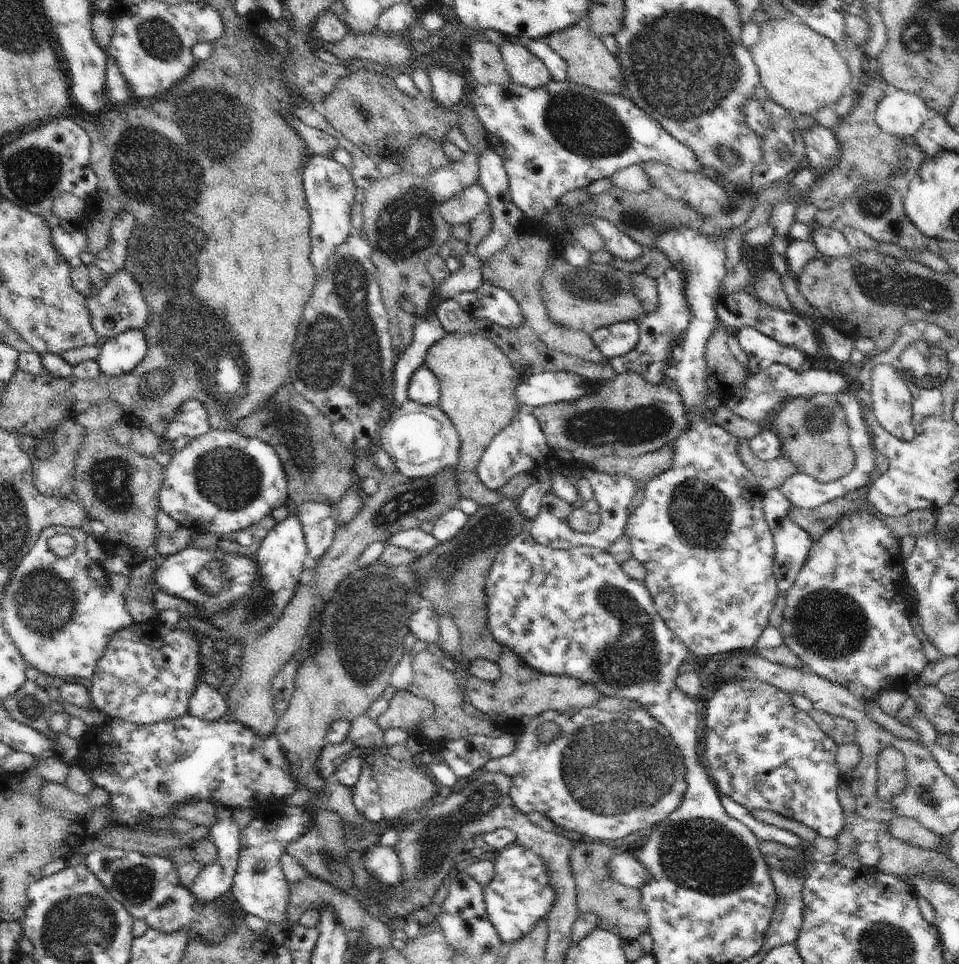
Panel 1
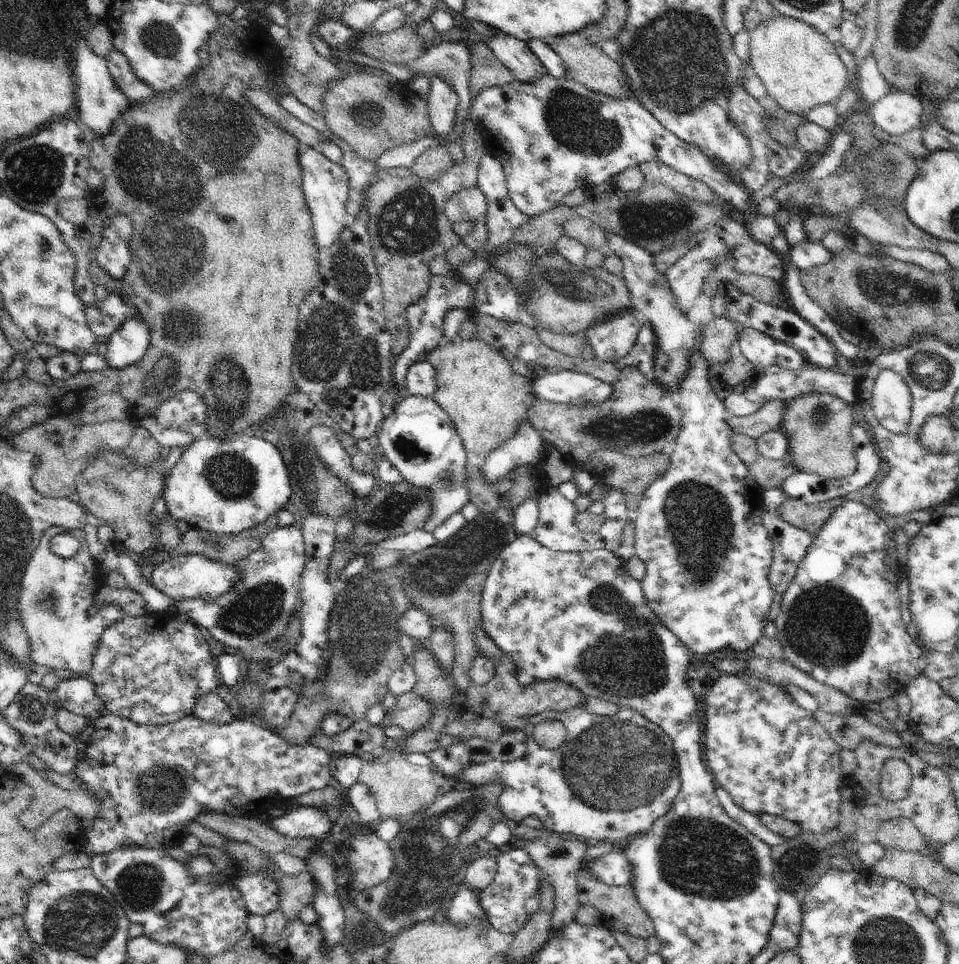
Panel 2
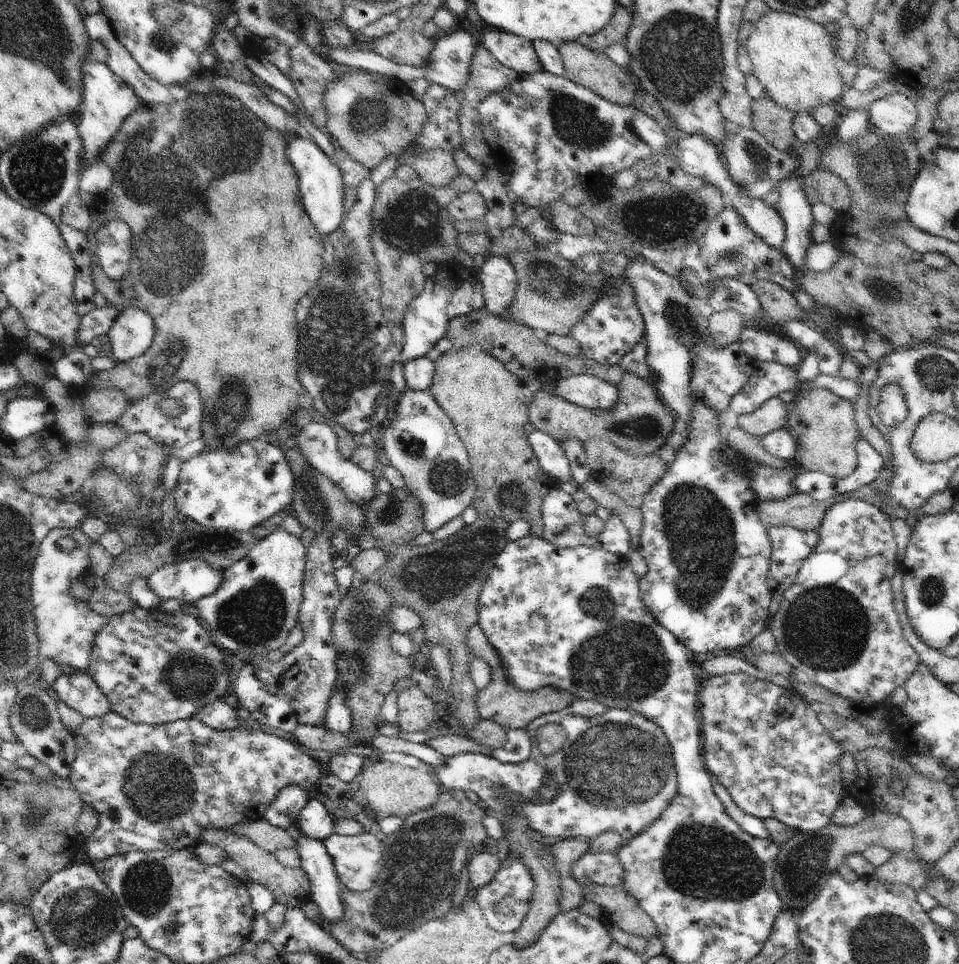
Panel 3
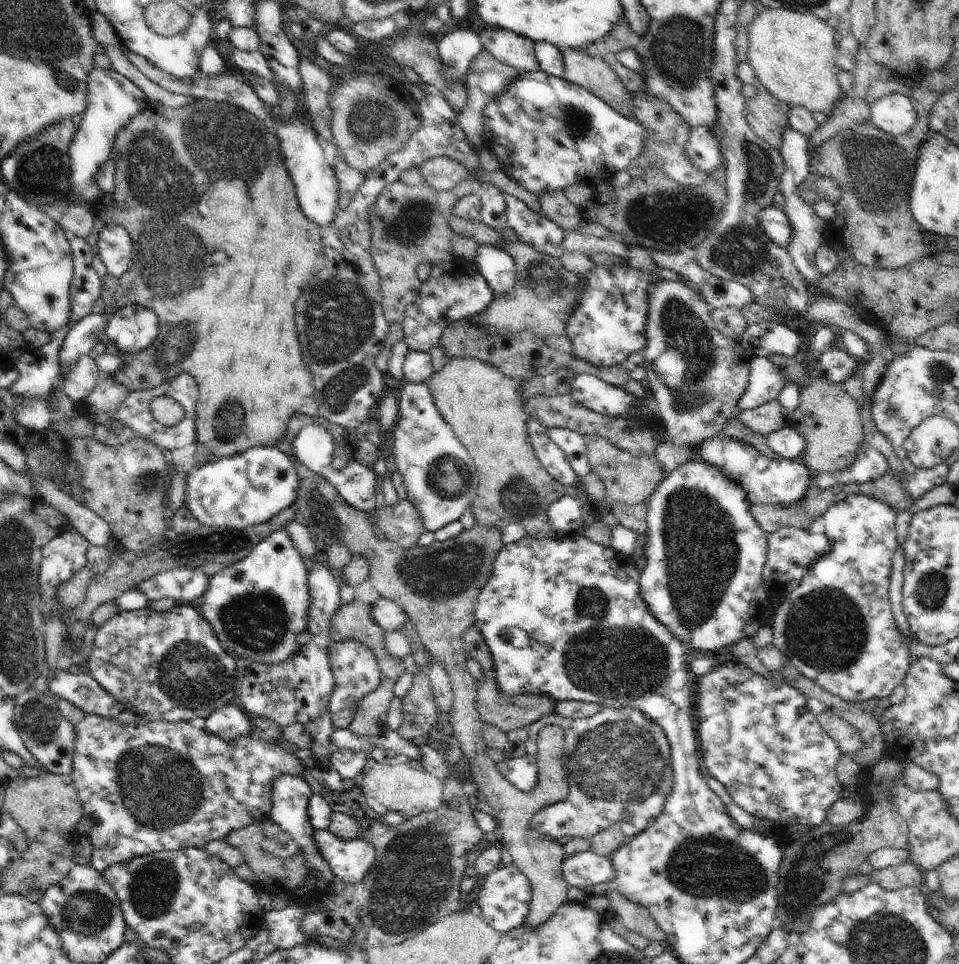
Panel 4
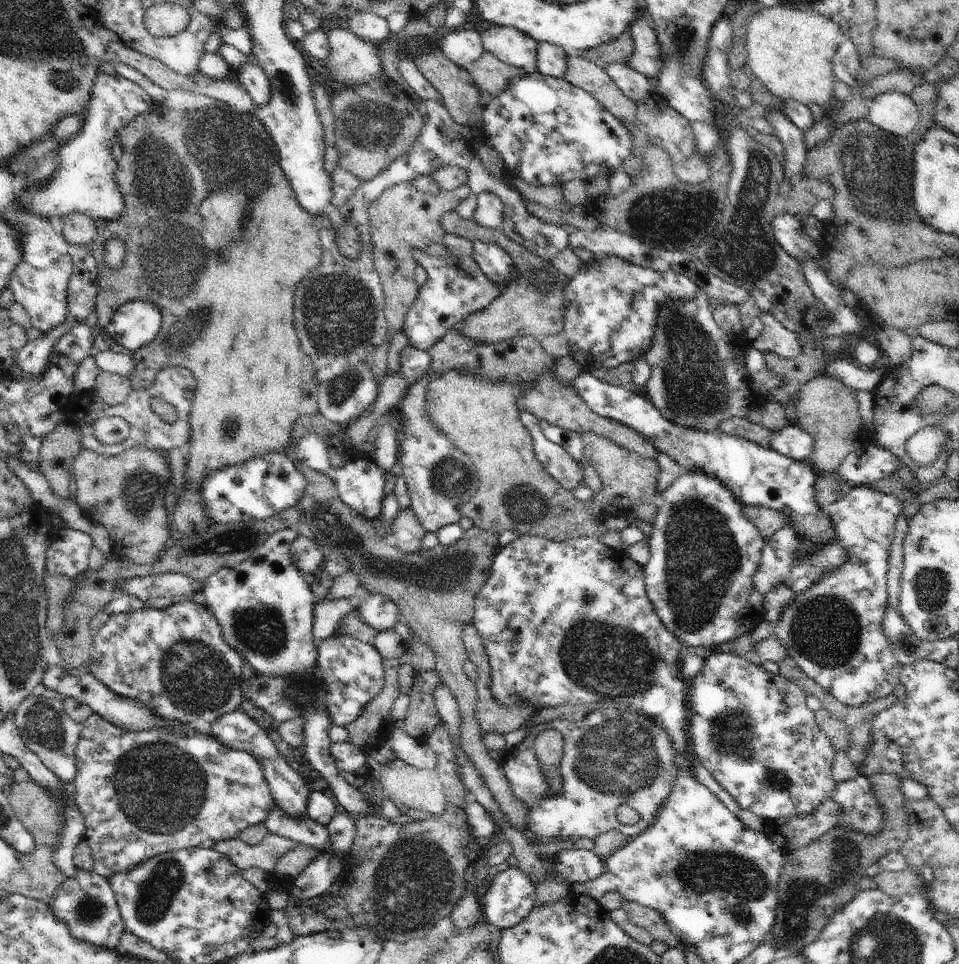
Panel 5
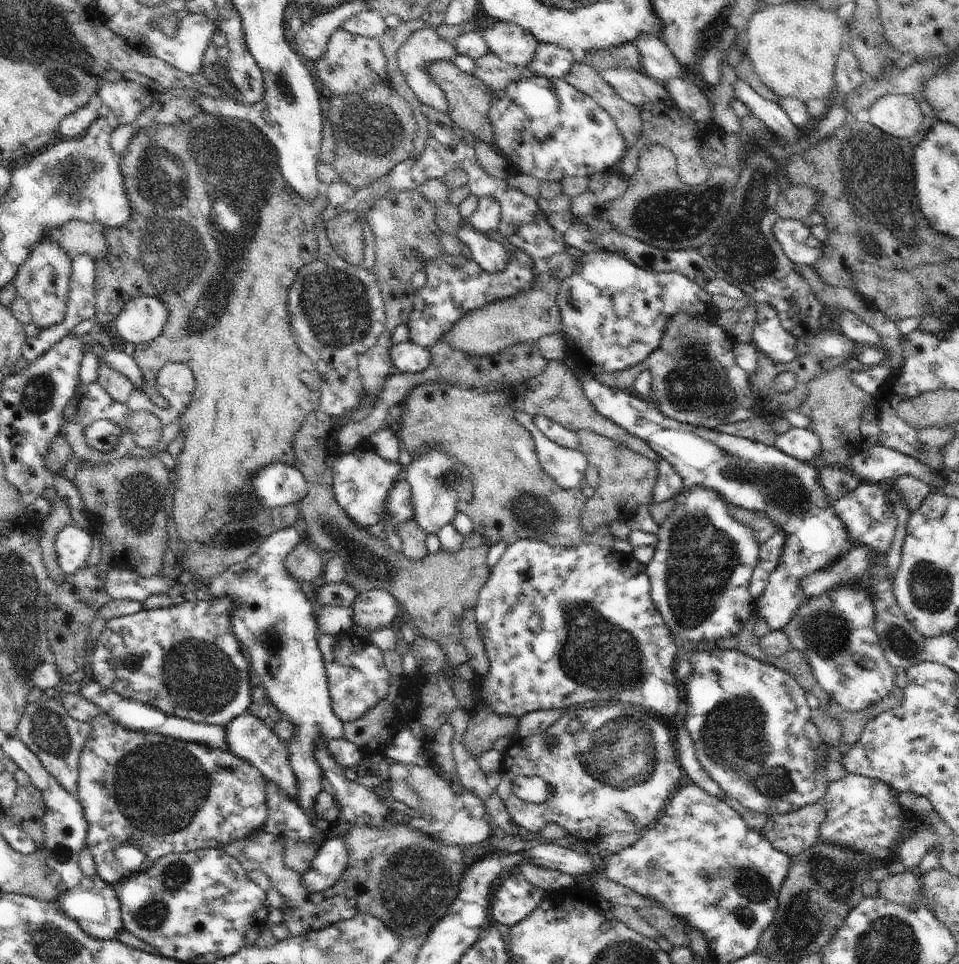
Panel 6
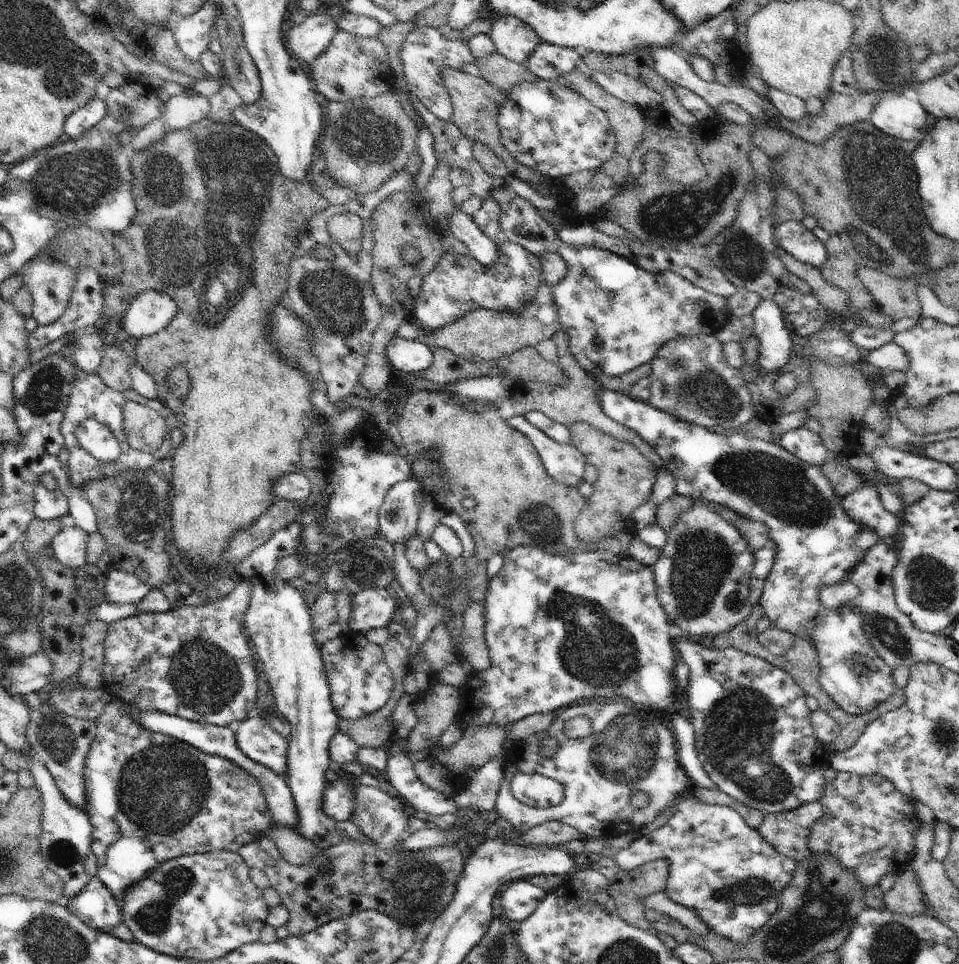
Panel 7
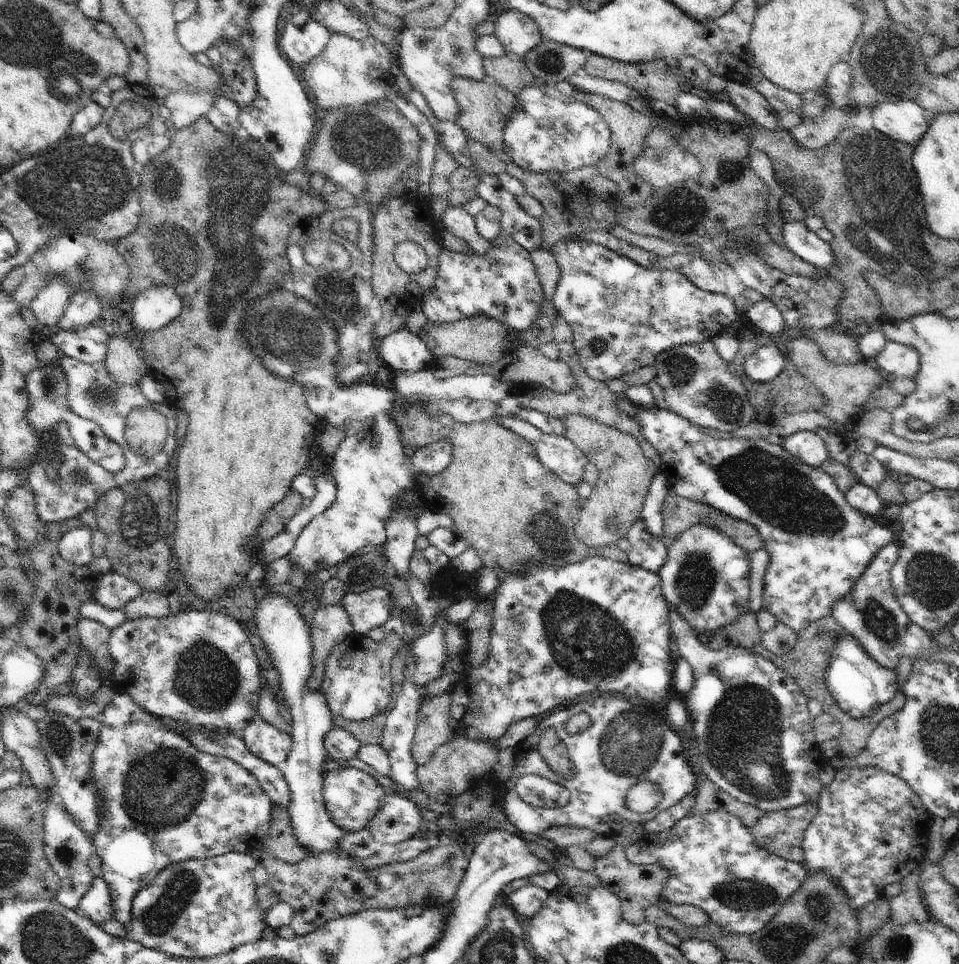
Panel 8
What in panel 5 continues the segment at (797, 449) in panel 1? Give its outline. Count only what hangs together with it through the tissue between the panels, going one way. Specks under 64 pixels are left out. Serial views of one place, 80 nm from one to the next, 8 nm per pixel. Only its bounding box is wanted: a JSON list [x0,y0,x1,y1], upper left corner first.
[794,374,867,473]

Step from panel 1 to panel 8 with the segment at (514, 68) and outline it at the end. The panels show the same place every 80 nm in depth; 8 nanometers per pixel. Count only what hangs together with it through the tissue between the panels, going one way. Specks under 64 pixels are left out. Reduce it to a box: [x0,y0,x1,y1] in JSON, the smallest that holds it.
[495,9,543,58]

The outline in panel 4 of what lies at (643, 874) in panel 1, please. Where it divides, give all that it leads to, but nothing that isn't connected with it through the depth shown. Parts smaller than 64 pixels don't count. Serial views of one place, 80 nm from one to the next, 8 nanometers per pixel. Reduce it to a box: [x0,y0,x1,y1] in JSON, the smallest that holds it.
[561,849,615,889]

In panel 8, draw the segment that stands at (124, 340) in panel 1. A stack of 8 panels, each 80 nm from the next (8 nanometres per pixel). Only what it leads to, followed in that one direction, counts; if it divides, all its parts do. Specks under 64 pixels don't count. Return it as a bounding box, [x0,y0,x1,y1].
[126,285,183,332]

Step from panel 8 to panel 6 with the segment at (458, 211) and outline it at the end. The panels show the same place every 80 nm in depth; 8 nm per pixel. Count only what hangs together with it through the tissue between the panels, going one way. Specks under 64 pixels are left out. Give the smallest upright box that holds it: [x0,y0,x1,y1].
[455,220,508,273]

